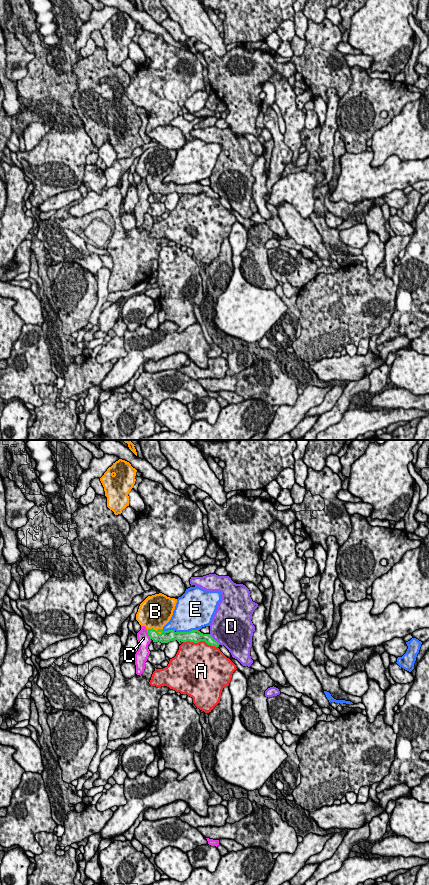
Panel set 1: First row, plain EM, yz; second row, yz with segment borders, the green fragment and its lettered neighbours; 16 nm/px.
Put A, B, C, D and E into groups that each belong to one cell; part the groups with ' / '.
A / B / C / D / E

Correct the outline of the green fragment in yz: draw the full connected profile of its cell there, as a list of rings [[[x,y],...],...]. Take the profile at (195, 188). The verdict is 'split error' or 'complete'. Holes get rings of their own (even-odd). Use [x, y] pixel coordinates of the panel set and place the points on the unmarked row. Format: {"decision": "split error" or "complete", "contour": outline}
{"decision": "split error", "contour": [[[159,145],[148,148],[139,158],[136,172],[145,178],[153,194],[168,195],[173,192],[178,194],[205,193],[208,197],[219,199],[219,195],[210,186],[203,186],[198,182],[189,184],[164,183],[163,179],[170,173],[175,161],[177,151]]]}

